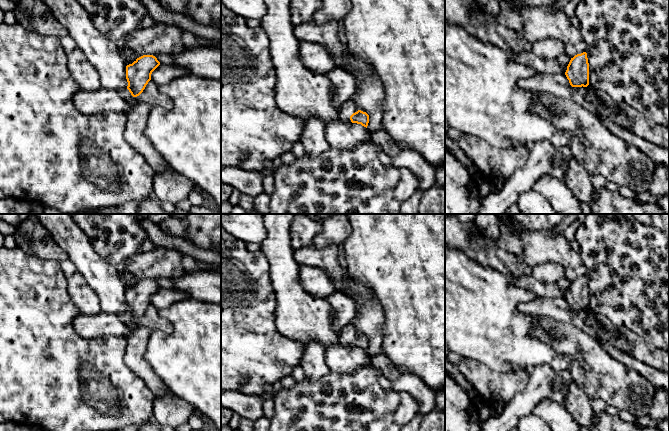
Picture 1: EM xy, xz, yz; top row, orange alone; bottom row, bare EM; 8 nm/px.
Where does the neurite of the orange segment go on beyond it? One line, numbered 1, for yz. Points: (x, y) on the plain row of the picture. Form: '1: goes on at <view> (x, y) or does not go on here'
1: does not go on here

